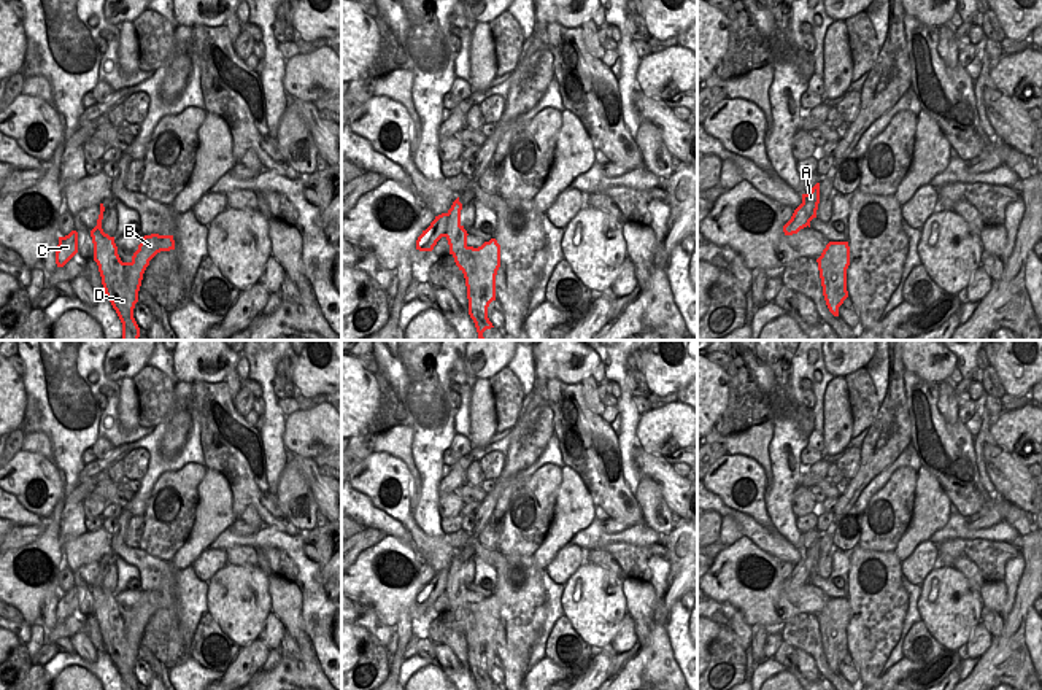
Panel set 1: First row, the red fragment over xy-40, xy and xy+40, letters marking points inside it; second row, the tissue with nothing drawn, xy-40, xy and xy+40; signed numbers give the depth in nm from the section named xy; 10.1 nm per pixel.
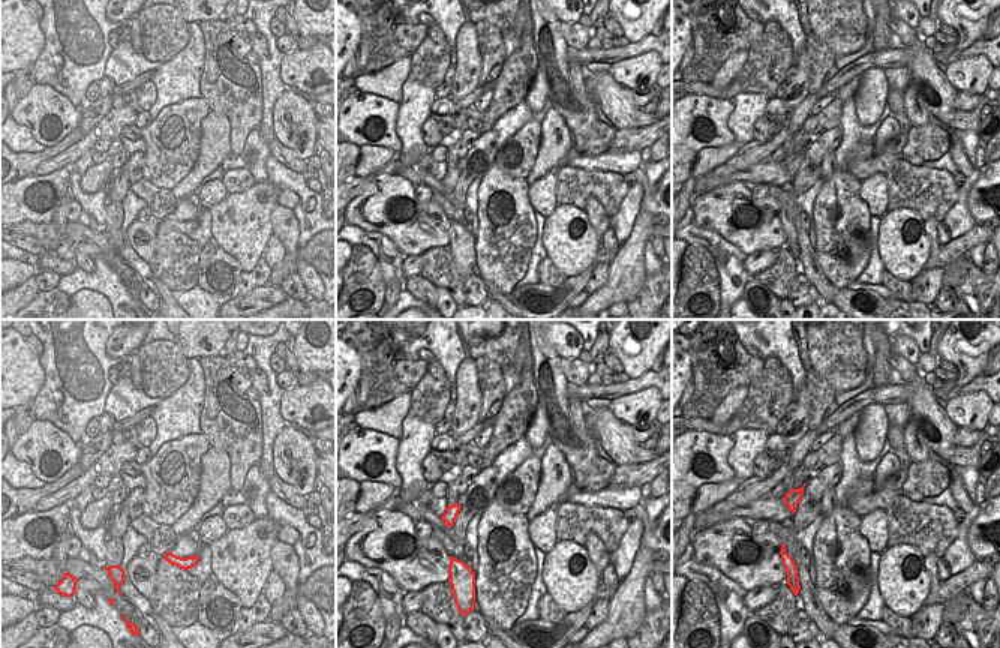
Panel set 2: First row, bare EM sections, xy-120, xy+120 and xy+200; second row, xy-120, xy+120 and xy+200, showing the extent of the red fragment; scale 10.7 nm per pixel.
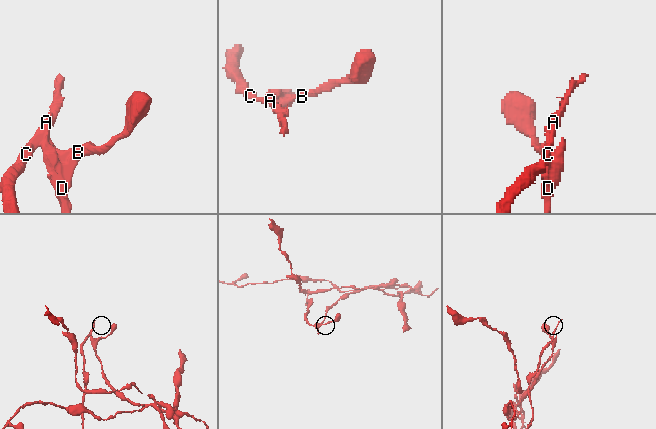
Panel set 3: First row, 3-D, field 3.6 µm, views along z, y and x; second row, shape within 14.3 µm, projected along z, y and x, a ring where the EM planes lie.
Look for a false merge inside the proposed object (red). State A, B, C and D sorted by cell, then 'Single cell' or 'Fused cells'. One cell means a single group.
Groups: A C / B D. Fused cells.

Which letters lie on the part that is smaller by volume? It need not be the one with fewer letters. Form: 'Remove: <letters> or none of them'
Remove: A, C

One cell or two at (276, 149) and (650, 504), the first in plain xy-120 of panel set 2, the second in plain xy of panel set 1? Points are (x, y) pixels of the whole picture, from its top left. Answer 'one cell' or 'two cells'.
two cells

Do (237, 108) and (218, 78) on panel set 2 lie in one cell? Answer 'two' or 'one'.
one

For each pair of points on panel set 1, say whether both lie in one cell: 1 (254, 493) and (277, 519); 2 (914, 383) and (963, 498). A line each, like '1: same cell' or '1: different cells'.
1: same cell
2: same cell

